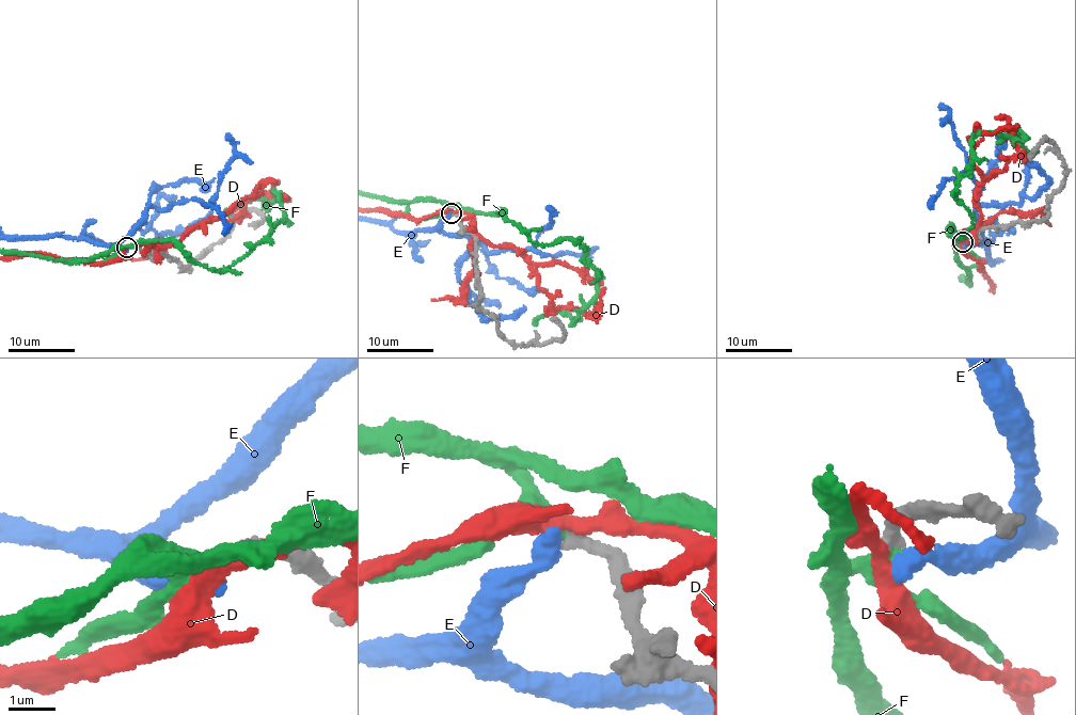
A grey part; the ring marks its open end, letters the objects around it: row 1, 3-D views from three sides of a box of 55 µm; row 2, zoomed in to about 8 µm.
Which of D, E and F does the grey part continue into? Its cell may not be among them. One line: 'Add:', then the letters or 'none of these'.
Add: F

